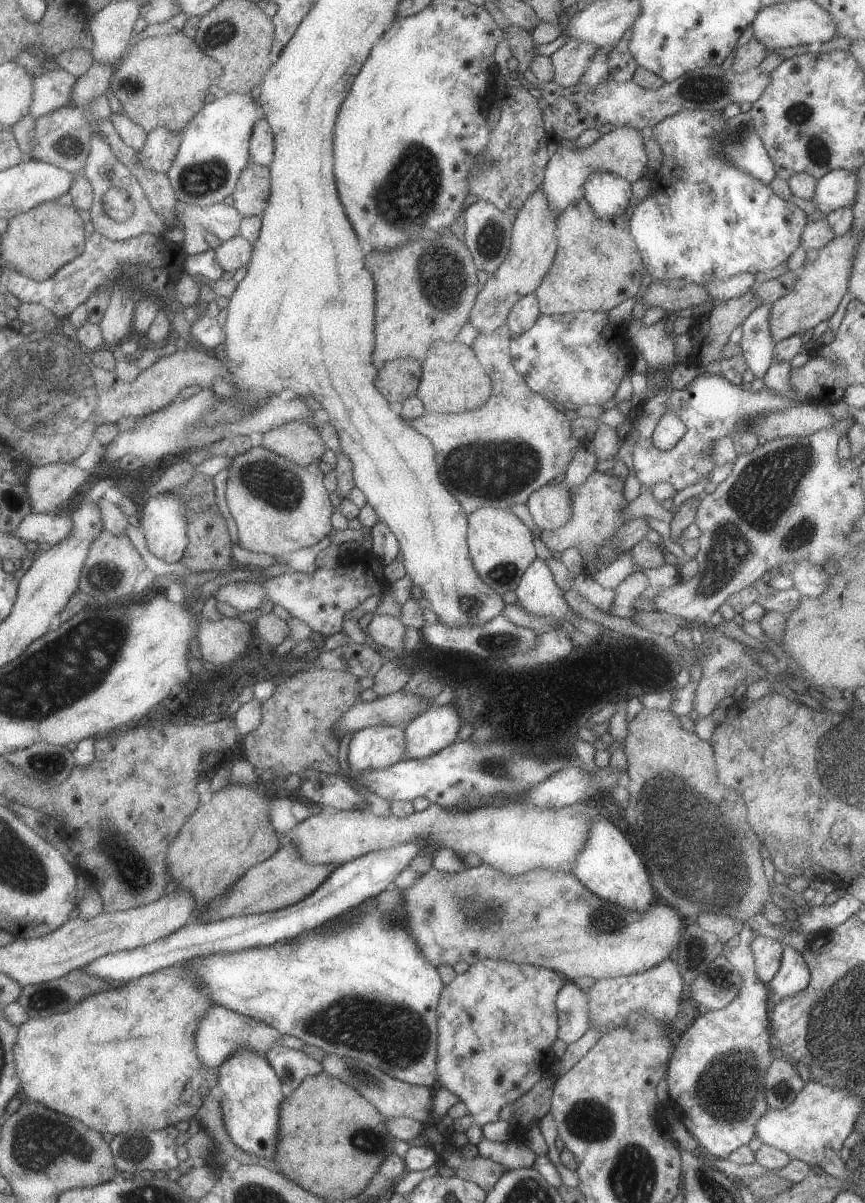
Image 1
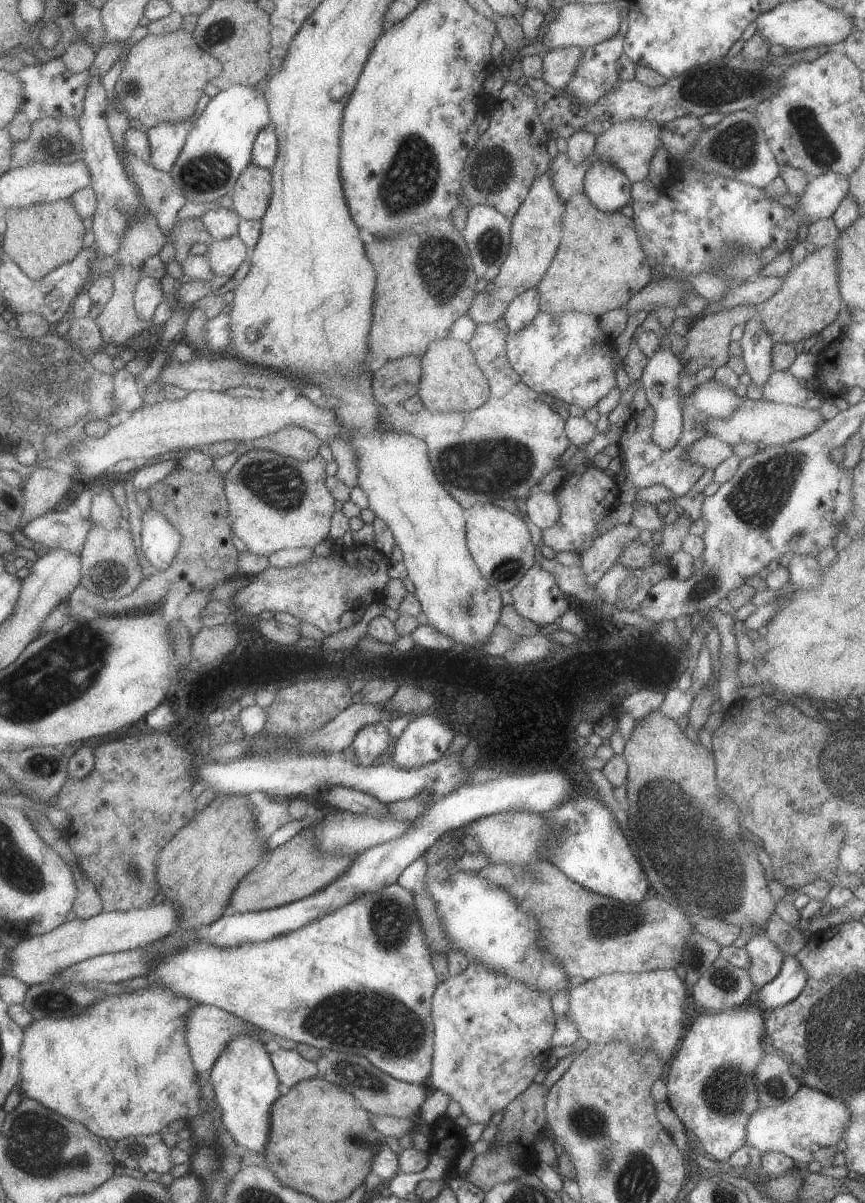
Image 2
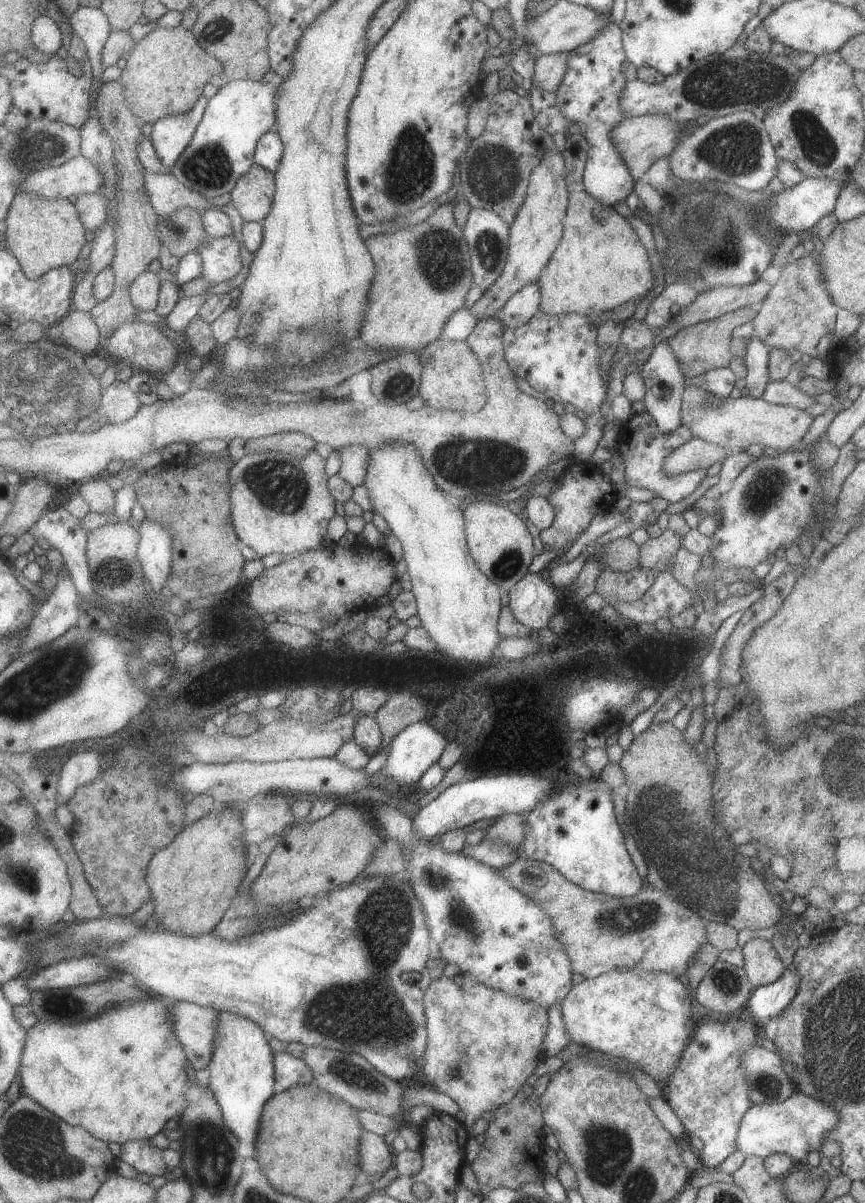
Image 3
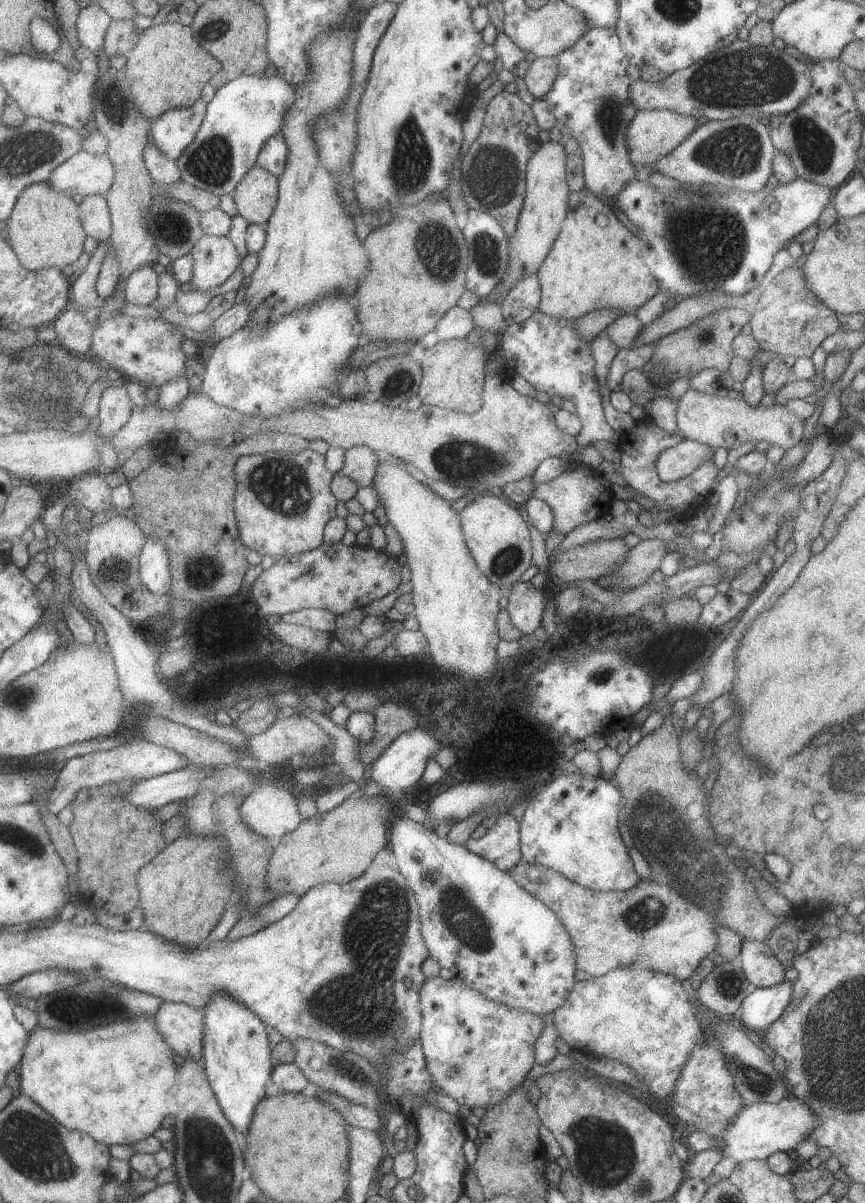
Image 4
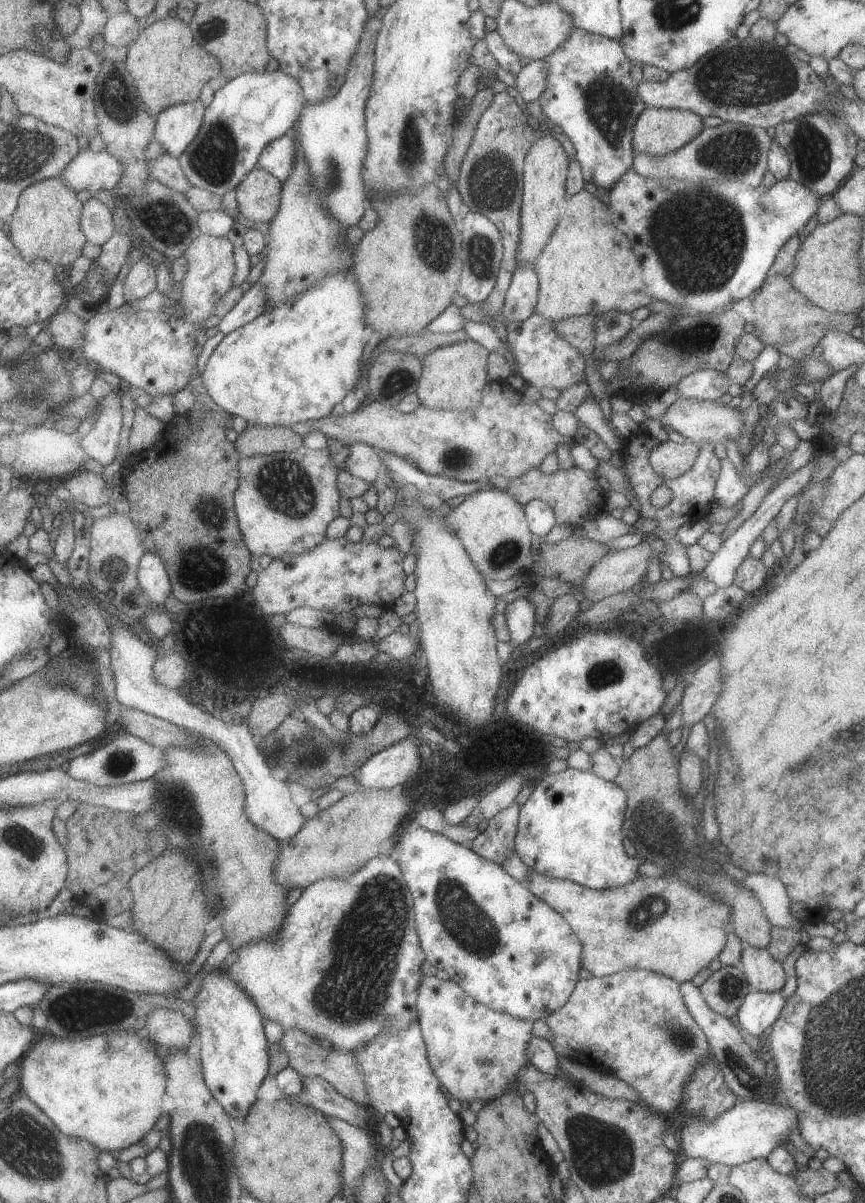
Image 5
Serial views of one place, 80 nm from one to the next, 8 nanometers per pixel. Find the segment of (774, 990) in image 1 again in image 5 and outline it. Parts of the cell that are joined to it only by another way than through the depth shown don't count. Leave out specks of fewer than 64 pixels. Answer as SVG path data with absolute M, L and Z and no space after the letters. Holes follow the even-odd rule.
M751 990L744 996L733 1020L747 1040L759 1045L763 1029L775 1022L785 1001L781 990Z

